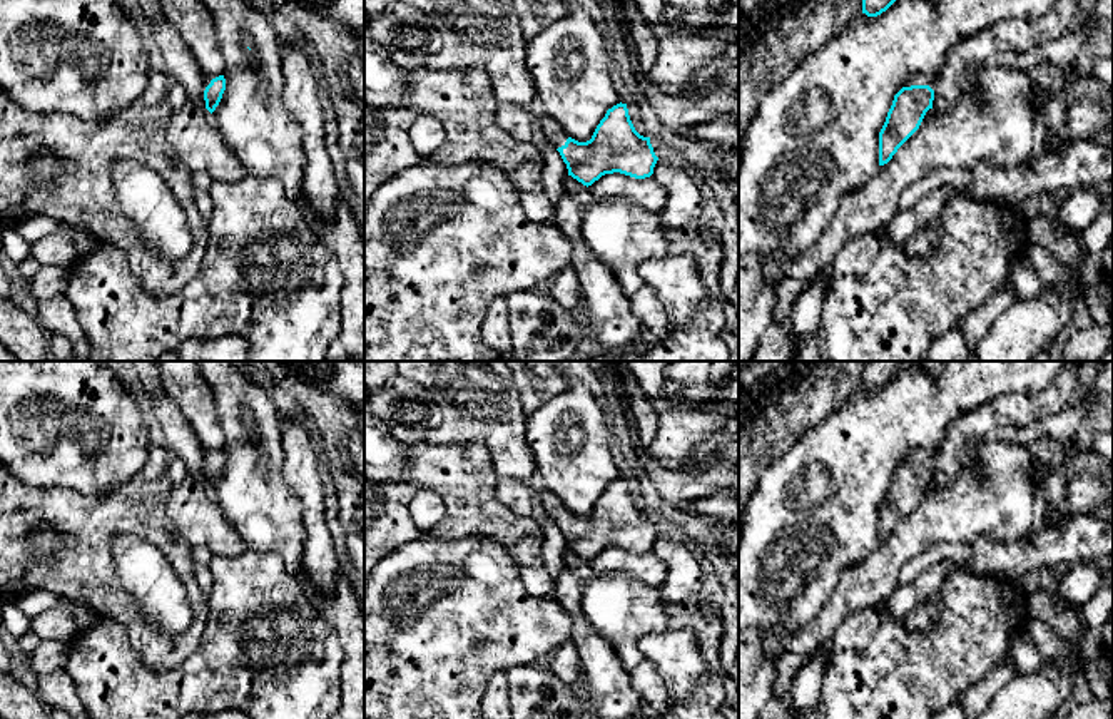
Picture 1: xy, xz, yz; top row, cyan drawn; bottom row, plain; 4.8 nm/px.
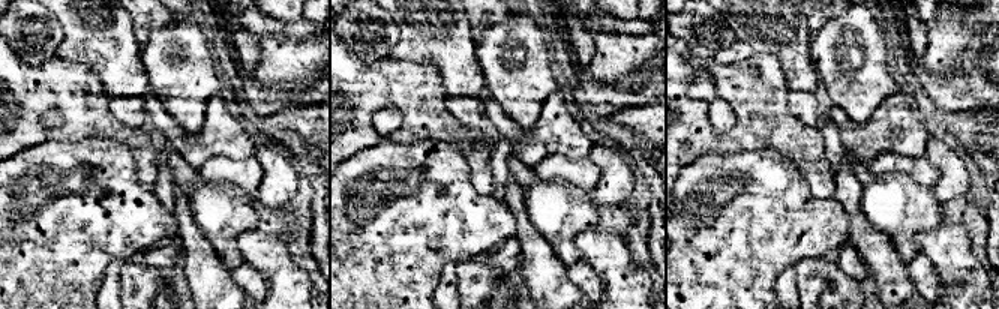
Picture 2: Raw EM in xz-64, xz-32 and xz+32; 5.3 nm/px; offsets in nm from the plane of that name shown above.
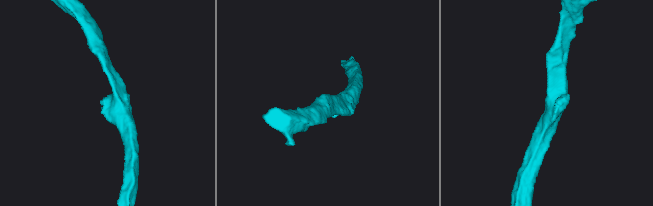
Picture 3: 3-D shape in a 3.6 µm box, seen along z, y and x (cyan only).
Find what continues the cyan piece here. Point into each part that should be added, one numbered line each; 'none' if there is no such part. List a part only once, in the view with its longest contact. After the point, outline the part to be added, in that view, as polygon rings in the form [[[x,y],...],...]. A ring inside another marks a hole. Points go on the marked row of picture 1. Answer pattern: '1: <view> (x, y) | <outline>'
1: yz (919, 79) | [[[917,74],[912,75],[906,80],[904,87],[911,87],[911,85],[929,85],[931,84],[931,77],[924,75],[924,74]]]

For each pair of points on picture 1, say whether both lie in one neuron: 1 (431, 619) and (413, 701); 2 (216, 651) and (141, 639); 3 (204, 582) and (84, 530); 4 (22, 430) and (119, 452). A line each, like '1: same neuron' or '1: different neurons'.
1: same neuron
2: different neurons
3: different neurons
4: same neuron

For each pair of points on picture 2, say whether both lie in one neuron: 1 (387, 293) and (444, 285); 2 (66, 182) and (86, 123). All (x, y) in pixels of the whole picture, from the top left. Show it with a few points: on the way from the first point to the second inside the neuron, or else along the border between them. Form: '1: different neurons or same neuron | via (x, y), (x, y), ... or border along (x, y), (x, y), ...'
1: different neurons | border along (455, 261), (449, 261), (443, 267), (434, 293)
2: different neurons | border along (44, 141), (116, 141)

